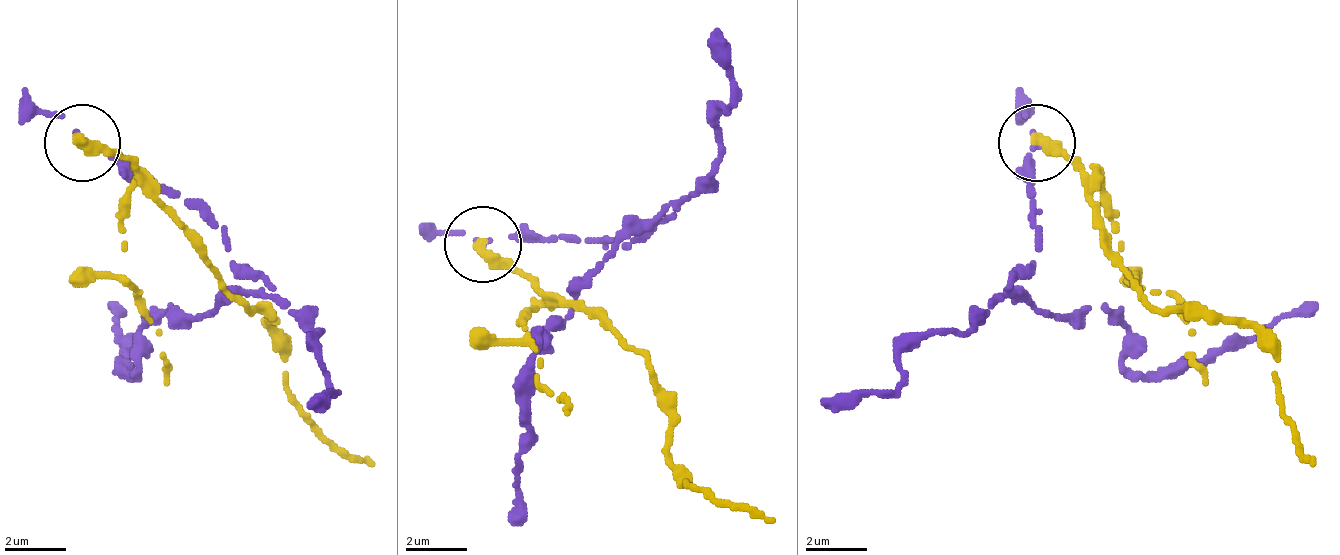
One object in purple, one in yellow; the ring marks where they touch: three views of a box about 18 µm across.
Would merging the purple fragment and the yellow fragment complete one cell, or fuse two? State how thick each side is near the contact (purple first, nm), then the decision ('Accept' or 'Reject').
Thickness 130 nm (purple) against 420 nm. Reject

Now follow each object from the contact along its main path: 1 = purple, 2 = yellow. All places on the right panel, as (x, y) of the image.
1: (1038, 144), (1038, 236), (1015, 282), (1038, 313), (1100, 305), (1138, 374), (1215, 359), (1314, 305)
2: (1038, 144), (1084, 175), (1107, 259), (1161, 313), (1245, 321), (1261, 336), (1276, 405), (1314, 466)

